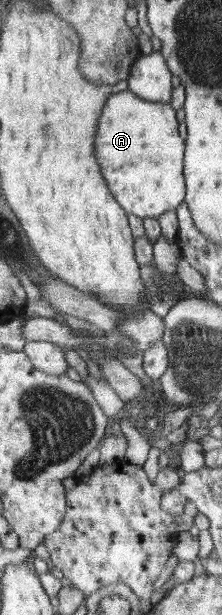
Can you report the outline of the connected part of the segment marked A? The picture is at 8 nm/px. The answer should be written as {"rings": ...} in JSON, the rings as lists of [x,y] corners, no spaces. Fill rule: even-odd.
{"rings":[[[129,88],[113,93],[103,107],[99,134],[97,134],[97,158],[103,166],[103,176],[107,178],[111,192],[127,214],[135,215],[142,220],[160,219],[163,214],[179,209],[186,200],[186,138],[181,138],[177,112],[170,103],[149,102],[136,95]]]}

